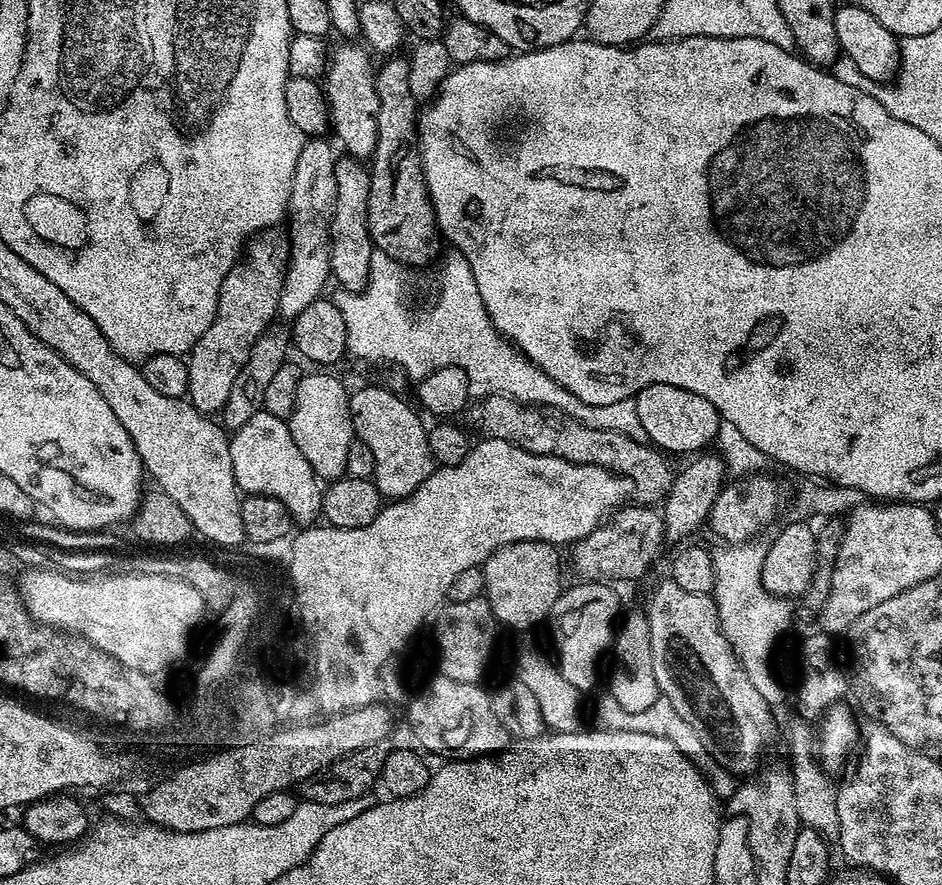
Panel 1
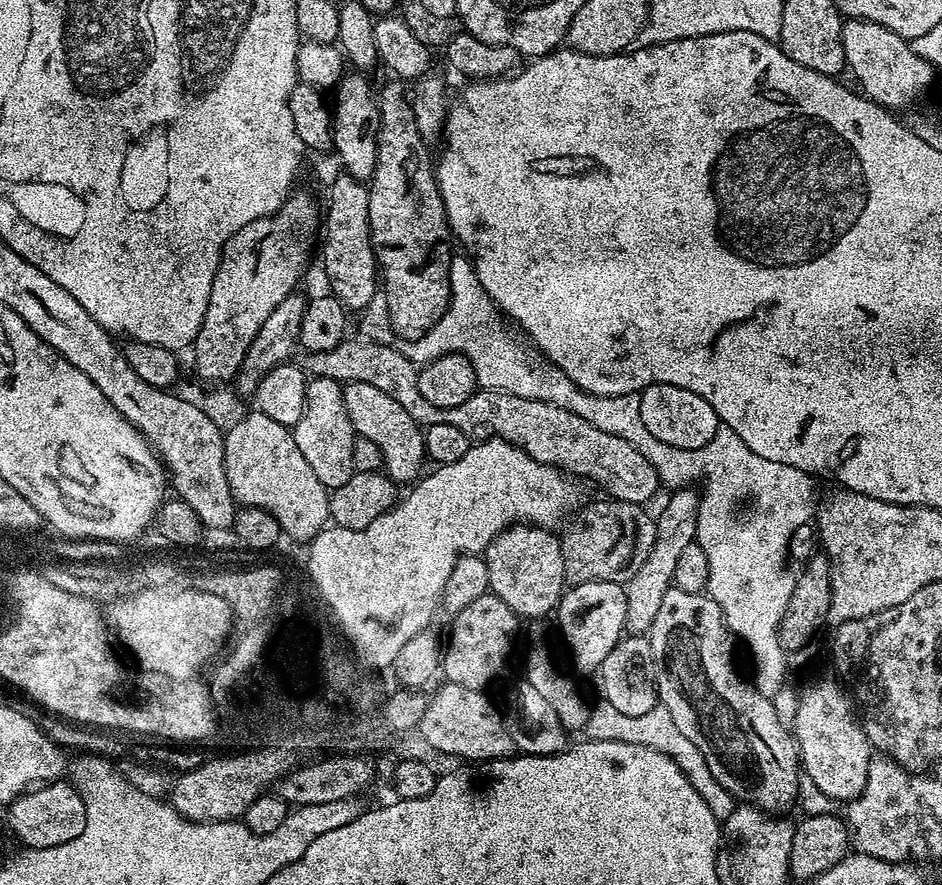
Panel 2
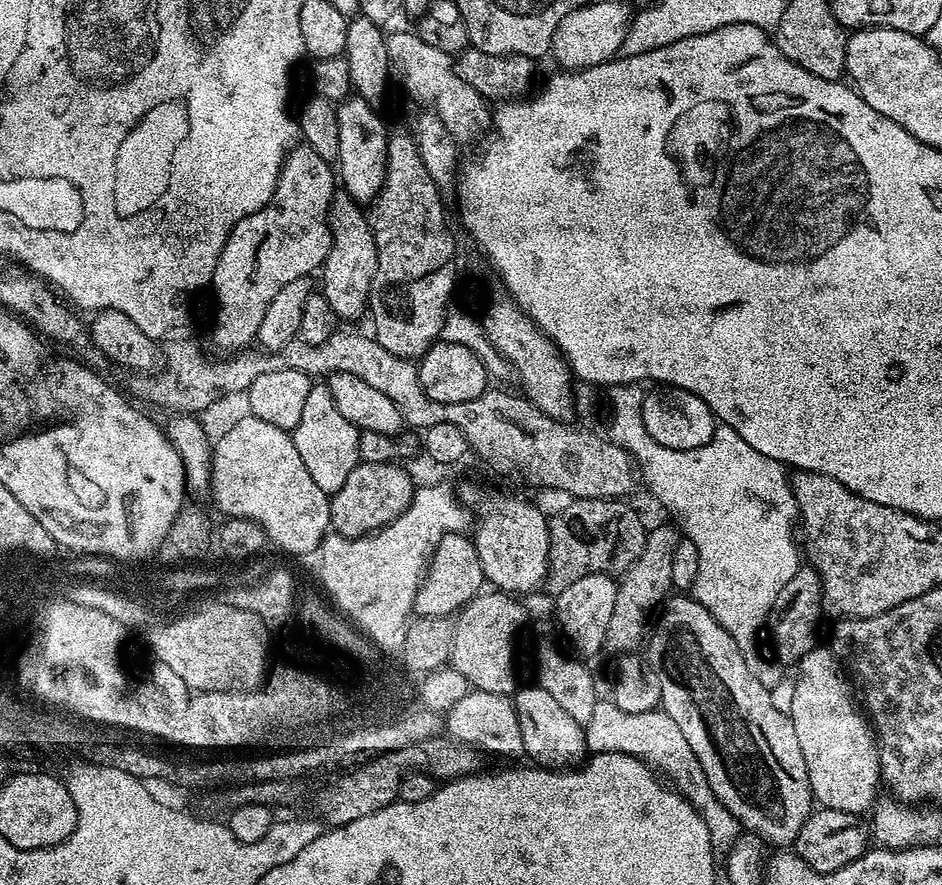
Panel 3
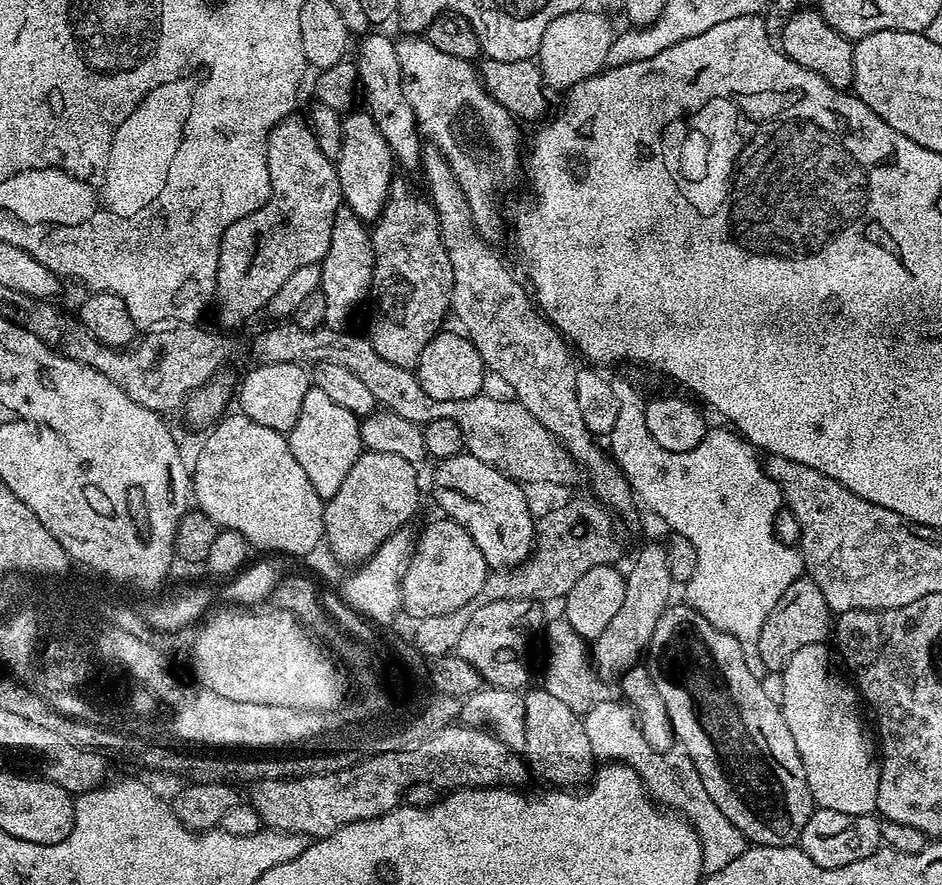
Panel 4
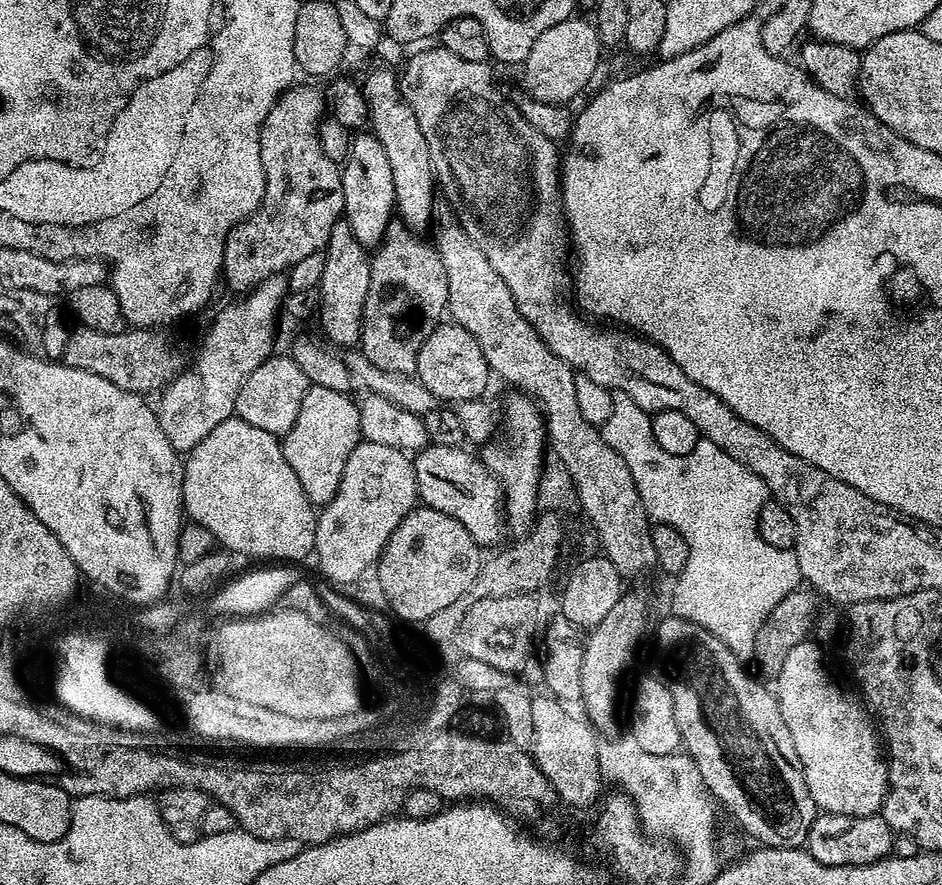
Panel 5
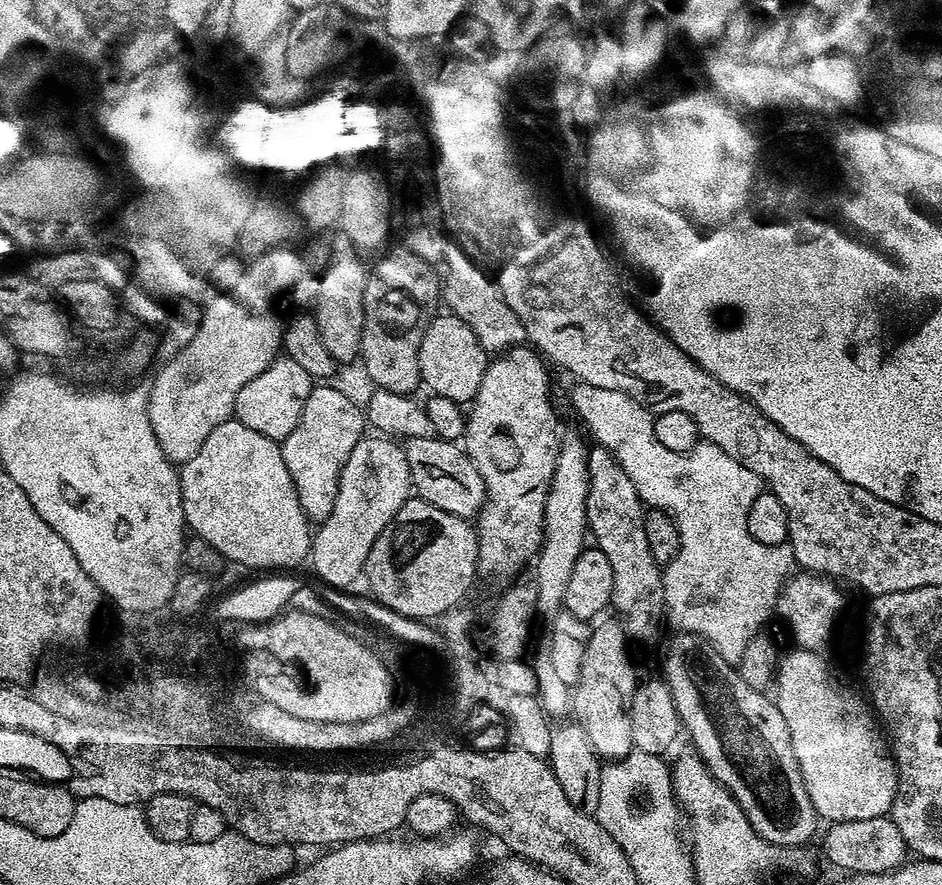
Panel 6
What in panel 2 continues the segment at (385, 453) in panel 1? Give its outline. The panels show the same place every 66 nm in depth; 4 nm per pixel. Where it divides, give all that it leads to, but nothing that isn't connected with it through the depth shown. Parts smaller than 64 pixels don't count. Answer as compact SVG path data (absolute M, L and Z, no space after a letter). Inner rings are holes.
M347 382L343 385L346 414L350 414L350 422L357 436L370 438L378 450L384 455L383 471L397 485L407 485L421 475L420 467L426 464L424 450L424 433L417 424L390 394L378 390L378 386L369 386L367 382ZM408 480L408 481L407 481Z

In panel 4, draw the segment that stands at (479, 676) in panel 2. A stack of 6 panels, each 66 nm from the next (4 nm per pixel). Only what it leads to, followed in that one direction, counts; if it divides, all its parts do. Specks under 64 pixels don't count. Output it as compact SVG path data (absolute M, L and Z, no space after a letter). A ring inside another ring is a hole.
M495 600L475 607L456 646L455 653L474 667L487 685L521 691L528 686L526 684L530 678L526 662L528 642L532 634L543 629L546 622L546 615L544 616L541 608L543 607L539 603L531 600Z

